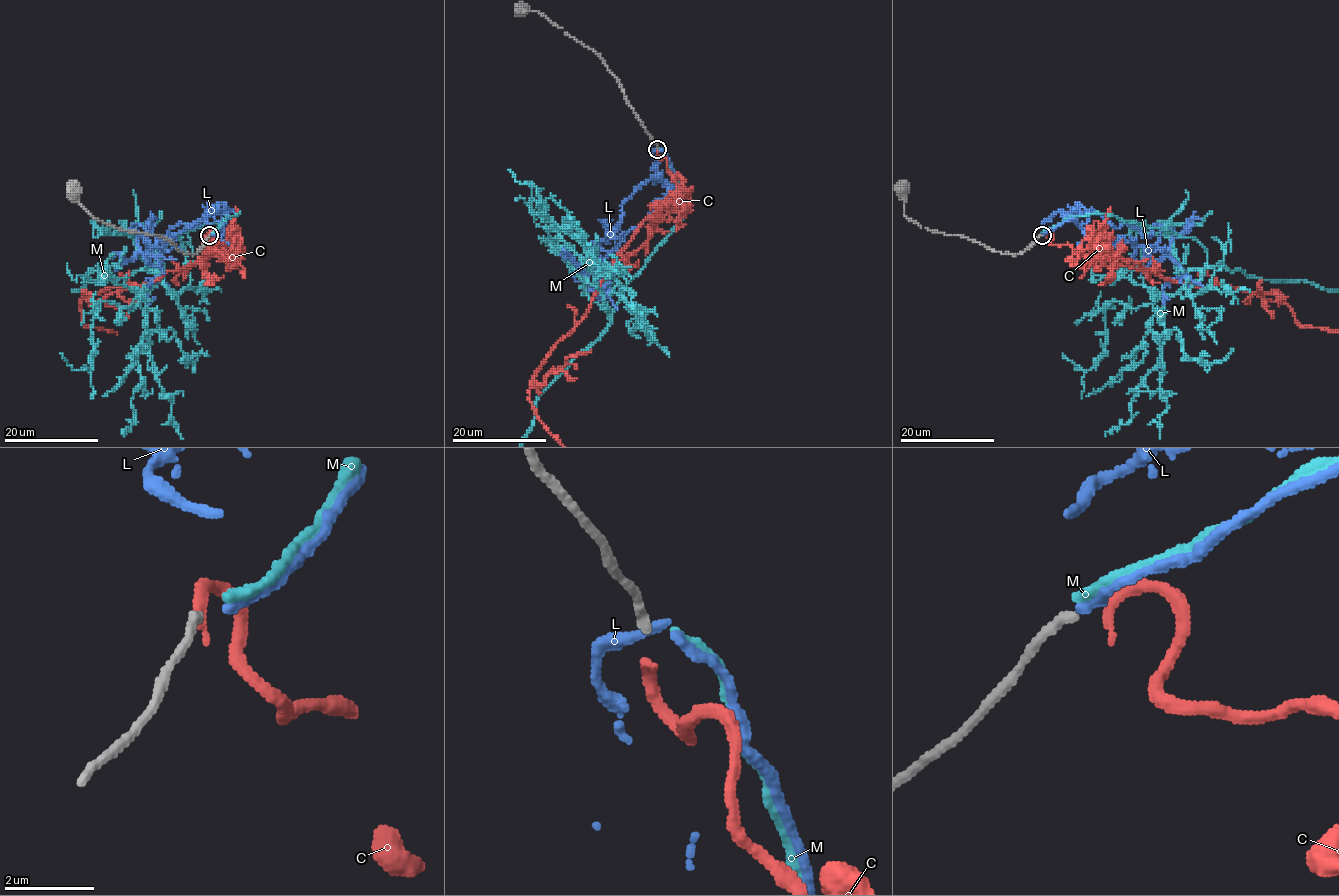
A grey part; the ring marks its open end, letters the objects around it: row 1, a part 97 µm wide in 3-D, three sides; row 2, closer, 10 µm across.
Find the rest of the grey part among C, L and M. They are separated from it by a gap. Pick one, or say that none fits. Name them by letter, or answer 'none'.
none

